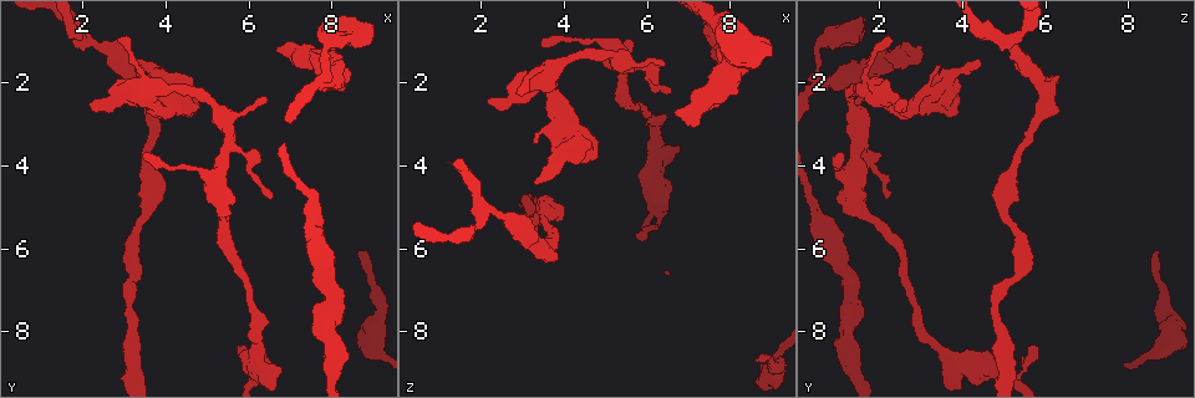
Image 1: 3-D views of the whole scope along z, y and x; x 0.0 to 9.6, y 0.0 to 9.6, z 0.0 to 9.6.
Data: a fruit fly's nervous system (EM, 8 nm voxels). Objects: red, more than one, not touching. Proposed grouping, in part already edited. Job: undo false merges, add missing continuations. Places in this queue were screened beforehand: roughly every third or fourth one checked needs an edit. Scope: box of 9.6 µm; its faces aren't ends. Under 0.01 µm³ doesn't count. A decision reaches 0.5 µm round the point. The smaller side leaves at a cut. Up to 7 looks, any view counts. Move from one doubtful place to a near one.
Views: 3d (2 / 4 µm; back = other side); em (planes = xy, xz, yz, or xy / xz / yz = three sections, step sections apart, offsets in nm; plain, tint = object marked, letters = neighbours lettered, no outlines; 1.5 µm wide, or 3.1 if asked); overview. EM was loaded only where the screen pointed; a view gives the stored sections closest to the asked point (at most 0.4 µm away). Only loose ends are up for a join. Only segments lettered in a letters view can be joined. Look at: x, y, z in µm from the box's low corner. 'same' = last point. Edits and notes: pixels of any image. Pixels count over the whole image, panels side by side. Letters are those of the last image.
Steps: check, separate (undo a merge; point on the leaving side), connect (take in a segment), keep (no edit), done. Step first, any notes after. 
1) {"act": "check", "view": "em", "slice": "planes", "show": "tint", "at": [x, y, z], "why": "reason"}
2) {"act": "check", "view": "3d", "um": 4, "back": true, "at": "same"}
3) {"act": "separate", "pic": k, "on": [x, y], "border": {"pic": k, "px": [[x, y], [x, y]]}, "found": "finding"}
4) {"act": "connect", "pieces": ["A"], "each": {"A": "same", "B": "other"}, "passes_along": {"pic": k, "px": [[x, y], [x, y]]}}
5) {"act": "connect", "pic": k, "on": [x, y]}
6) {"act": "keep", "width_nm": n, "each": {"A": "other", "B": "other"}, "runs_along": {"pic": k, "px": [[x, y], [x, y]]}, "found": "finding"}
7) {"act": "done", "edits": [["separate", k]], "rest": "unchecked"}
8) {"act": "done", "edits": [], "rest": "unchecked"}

{"act": "check", "view": "3d", "um": 4, "at": [9.05, 0.65, 1.35], "why": "free end"}

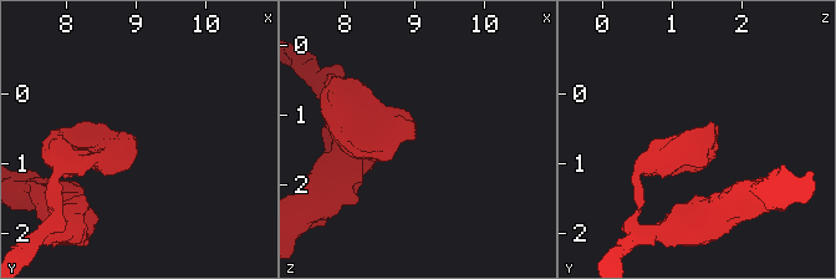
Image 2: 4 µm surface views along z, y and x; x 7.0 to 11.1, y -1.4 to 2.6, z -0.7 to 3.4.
{"act": "check", "view": "em", "slice": "xy", "step": 4, "show": "tint", "at": [9.00, 0.65, 1.35]}

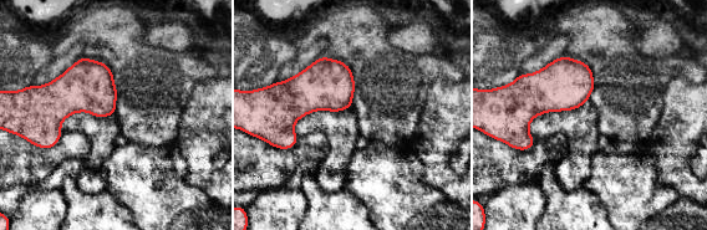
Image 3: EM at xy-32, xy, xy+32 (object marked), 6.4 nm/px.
{"act": "check", "view": "em", "slice": "planes", "show": "letters", "at": "same"}

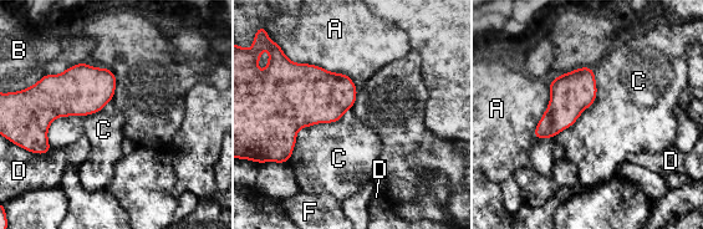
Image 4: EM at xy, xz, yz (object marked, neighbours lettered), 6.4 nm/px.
{"act": "keep", "each": {"A": "other", "B": "other", "C": "other", "D": "other", "F": "other"}, "border": {"pic": 4, "px": [[350, 108], [301, 127], [286, 162]]}, "found": "none of them fits"}

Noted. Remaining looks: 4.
{"act": "check", "view": "3d", "um": 2, "at": [6.55, 4.75, 2.10], "why": "thin end"}

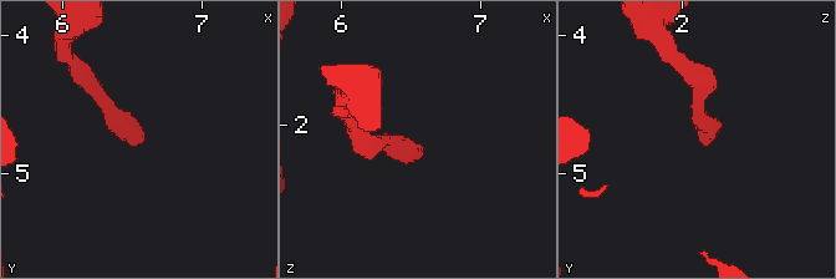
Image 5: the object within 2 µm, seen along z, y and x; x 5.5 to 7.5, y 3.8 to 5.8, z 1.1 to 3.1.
{"act": "check", "view": "em", "slice": "planes", "show": "plain", "at": [6.54, 4.78, 2.14], "why": "need the tissue"}

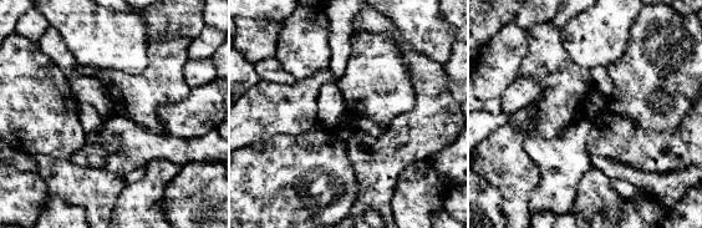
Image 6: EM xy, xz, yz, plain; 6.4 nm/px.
{"act": "check", "view": "em", "slice": "planes", "show": "letters", "at": "same", "why": "see the neighbours"}

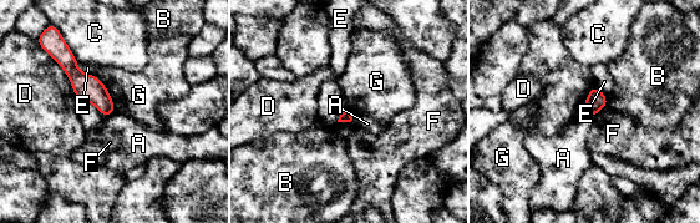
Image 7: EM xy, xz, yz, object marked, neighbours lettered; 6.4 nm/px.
{"act": "keep", "each": {"A": "other", "B": "other", "C": "other", "D": "other", "E": "other", "F": "other", "G": "other"}, "runs_along": {"pic": 7, "px": [[62, 56], [71, 70], [111, 110]]}, "found": "no lettered segment goes on from it"}

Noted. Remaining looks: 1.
{"act": "done", "edits": [], "rest": "unchecked"}

